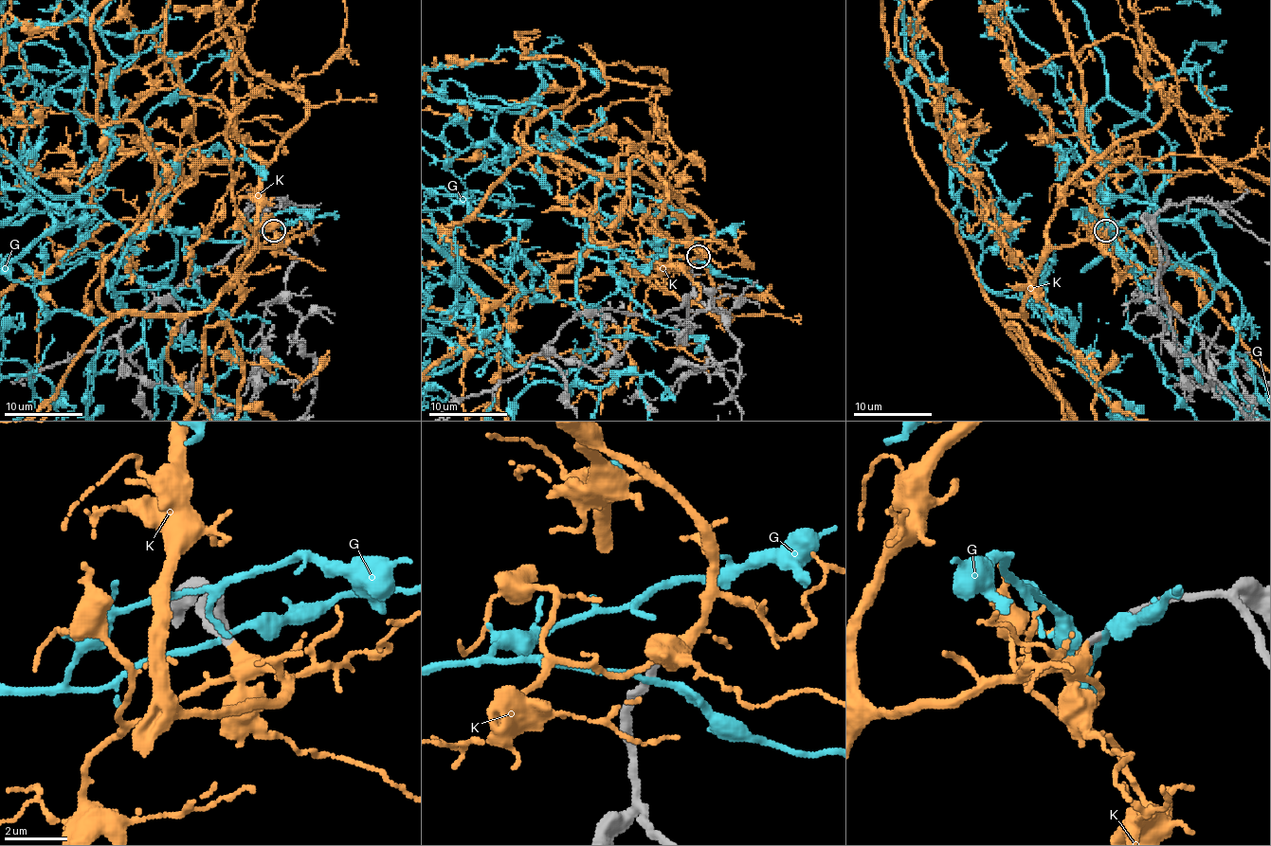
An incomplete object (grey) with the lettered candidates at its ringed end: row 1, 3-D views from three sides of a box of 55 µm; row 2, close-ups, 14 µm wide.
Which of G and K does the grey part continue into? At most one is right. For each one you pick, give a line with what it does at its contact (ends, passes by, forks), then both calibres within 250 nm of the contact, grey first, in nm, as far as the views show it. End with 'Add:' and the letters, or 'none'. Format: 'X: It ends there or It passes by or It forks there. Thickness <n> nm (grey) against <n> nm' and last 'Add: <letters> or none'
K: It passes by. Thickness 240 nm (grey) against 280 nm
Add: K

